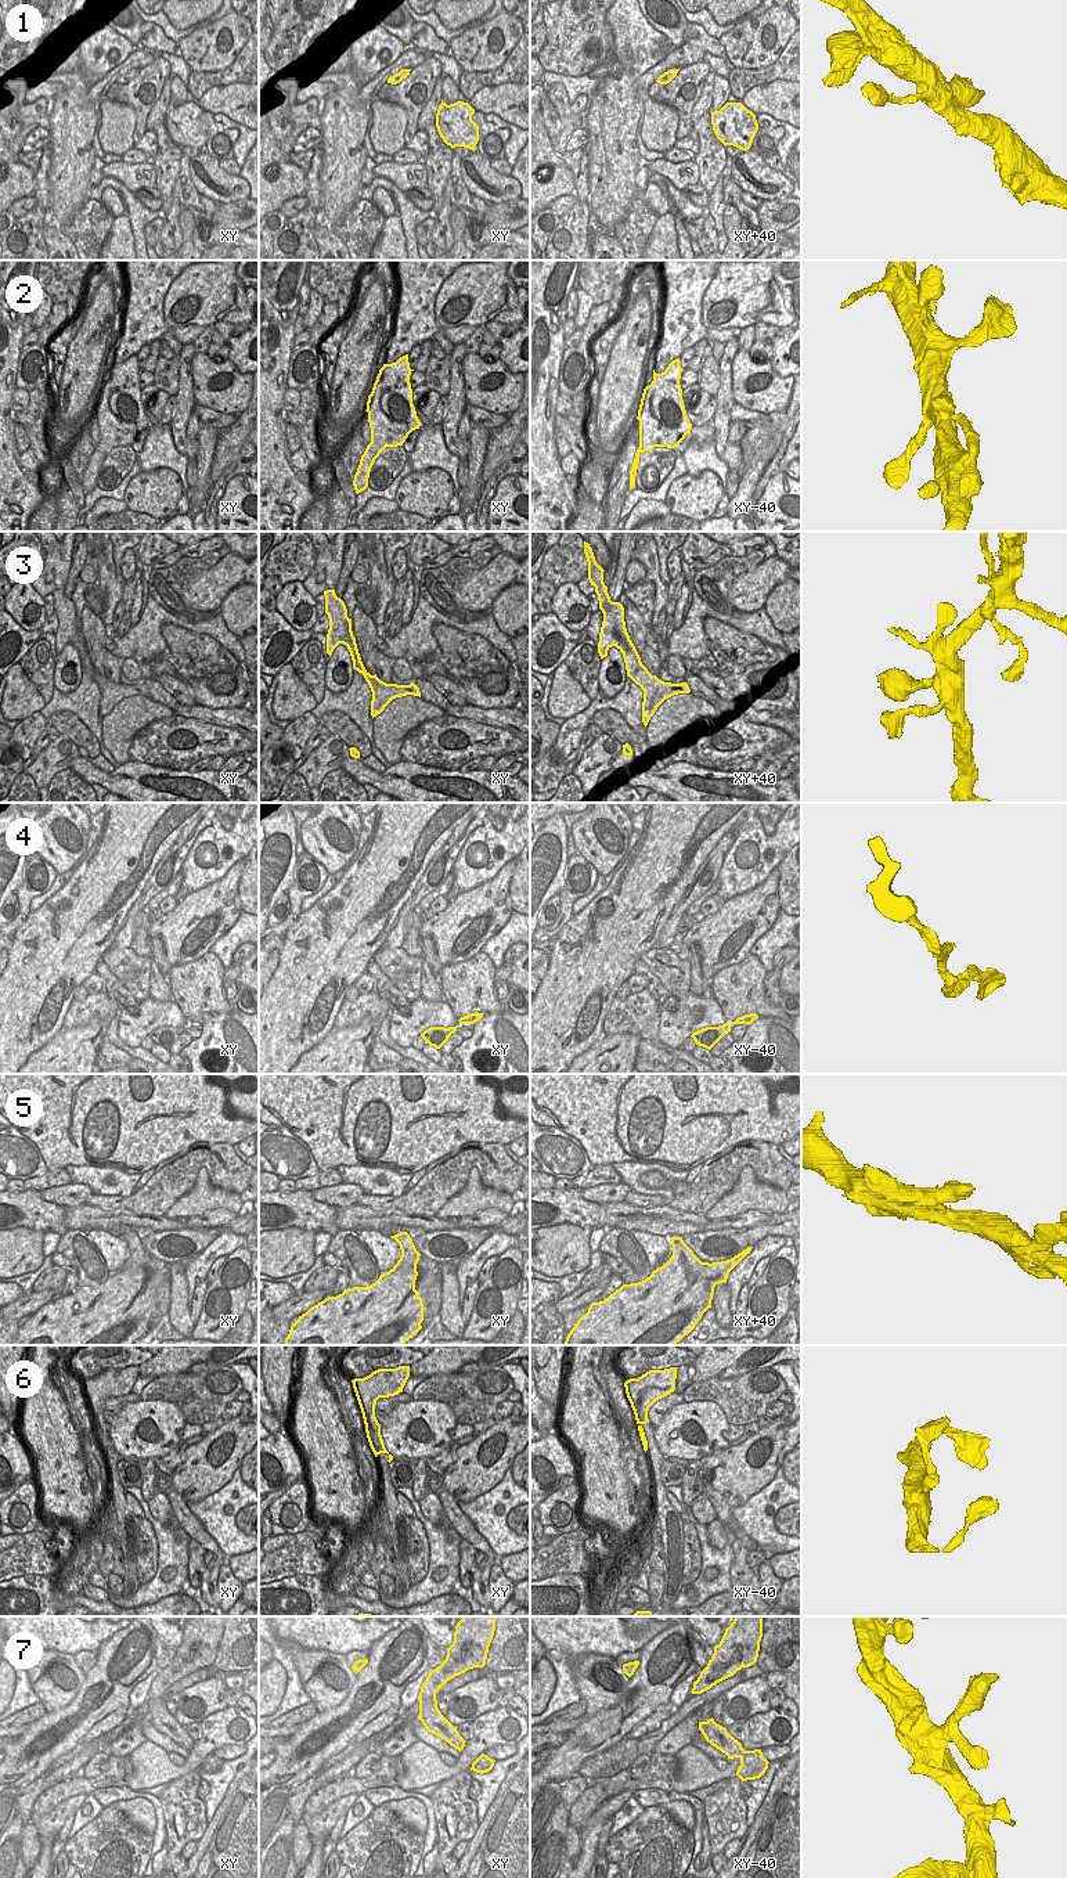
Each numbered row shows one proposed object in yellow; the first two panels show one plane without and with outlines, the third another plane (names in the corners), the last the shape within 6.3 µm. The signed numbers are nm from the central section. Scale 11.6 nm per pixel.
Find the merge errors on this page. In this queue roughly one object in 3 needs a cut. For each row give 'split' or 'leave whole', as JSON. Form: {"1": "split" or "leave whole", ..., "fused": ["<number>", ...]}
{"1": "leave whole", "2": "leave whole", "3": "leave whole", "4": "leave whole", "5": "leave whole", "6": "leave whole", "7": "leave whole", "fused": []}

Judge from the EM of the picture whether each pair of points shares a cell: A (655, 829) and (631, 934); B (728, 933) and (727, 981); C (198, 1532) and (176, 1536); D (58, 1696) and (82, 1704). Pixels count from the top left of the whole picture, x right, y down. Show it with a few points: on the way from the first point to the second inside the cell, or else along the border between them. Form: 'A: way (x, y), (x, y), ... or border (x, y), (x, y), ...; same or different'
A: way (655, 855), (655, 876), (634, 908); same
B: border (749, 952), (739, 962), (721, 968), (710, 983); different
C: border (176, 1524), (191, 1538); different
D: border (86, 1675), (76, 1696), (68, 1704), (46, 1712); different

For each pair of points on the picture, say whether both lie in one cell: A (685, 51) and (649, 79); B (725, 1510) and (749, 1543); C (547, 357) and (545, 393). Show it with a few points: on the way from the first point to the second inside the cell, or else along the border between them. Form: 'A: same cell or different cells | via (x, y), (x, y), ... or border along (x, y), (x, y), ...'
A: same cell | via (677, 58), (658, 71)
B: same cell | via (727, 1518), (741, 1535)
C: same cell | via (545, 366), (545, 385)

